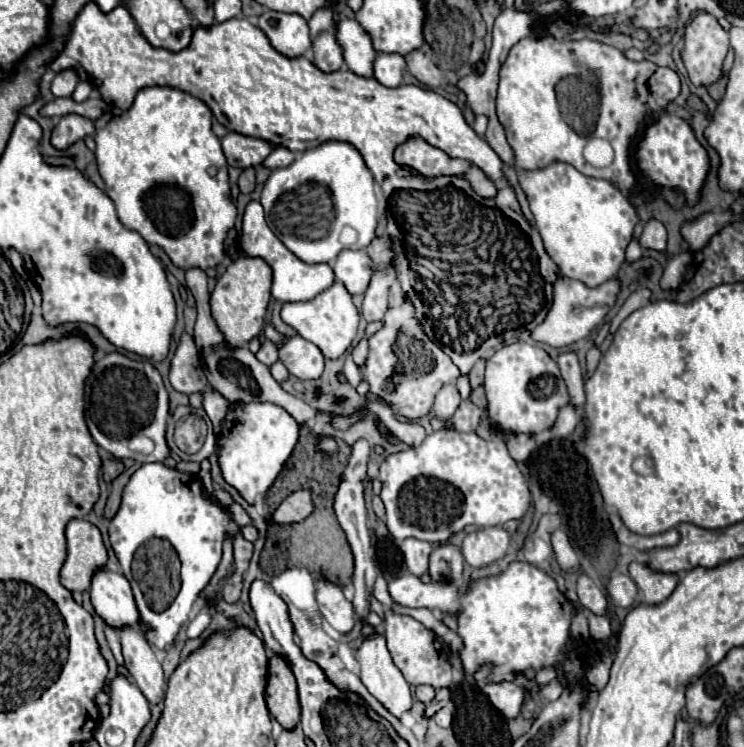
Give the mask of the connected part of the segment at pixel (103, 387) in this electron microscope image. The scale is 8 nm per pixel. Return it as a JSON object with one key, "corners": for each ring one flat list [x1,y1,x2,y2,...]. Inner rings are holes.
{"corners":[[109,353,95,361,91,375,85,381,85,421,95,443,107,449,117,459,135,459,141,463,163,461,169,455,165,443,165,421,169,415,169,397,159,371,147,361,133,361,121,353],[135,433,147,433,155,443,151,455,135,453,127,447,129,437]]}

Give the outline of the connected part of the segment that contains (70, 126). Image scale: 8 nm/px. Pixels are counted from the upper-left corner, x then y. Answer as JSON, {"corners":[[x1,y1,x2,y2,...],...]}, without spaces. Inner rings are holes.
{"corners":[[65,115,55,127,51,143,57,149,67,149,71,143,75,143,77,139,83,139,85,135,95,135,93,121,81,115]]}

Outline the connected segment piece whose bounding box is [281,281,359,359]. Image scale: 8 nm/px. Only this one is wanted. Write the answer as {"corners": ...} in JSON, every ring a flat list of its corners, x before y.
{"corners":[[337,281,329,289,313,297,311,301,285,303,281,309,281,319,287,325,291,325,301,337,315,343,325,355,325,359,341,357,351,345,353,337,357,335,357,325,359,325,359,313,351,301,351,295,345,291,343,283,337,283]]}

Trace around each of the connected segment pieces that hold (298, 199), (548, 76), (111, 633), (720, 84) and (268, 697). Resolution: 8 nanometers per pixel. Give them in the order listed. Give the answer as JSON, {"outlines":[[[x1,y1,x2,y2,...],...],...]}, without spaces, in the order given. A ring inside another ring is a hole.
{"outlines":[[[321,143,299,153,289,167,275,169,263,187,261,205,271,231,305,263,333,263,343,249,365,249,375,237,375,179,349,143]],[[525,37,519,43,515,43,509,51,507,61,503,63,499,71,499,91,497,91,497,117,499,123,505,129,507,141,515,153,517,167,521,169,541,169,547,167,549,163,563,161,573,165,577,171,589,177,605,179,613,183,621,191,629,191,635,187,635,175,629,167,629,153,631,153,631,143,633,137,641,129,641,121,645,117,645,111,655,111,655,113,665,113,665,105,673,101,679,93,679,75,671,69,657,67,651,61,629,61,621,51,615,47,603,45,603,43,593,43,593,41,557,41,555,37],[569,75,577,75,587,79,591,75,597,75,597,93,599,93,599,117,597,117,597,127,595,133,597,137,609,139,609,143,615,149,615,161,611,167,595,169,583,159,583,147,581,147,581,137,569,127,563,125,559,107,557,107,557,97,555,97,555,85,561,79,567,79]],[[104,624,104,632,108,645,116,659,118,665,124,665,124,659,121,650,121,639,119,637,119,629,112,628]],[[727,76,721,77,717,83,713,83,713,85,709,85,707,87,707,91,709,91,709,95,719,103,721,99,723,99,723,95,725,95,725,85,727,85]],[[281,655,269,657,269,681,265,689,265,701,271,715,285,729,291,729,299,723,301,709,297,703,297,681,293,679,293,671]]]}

